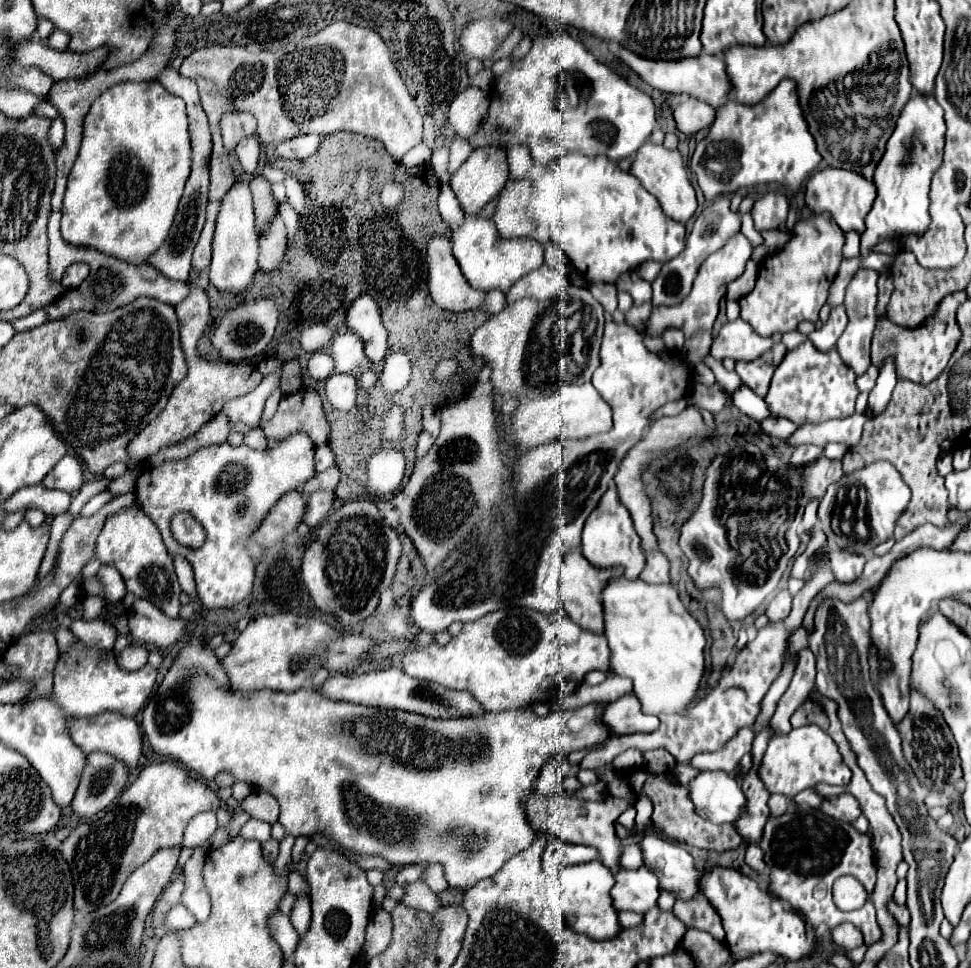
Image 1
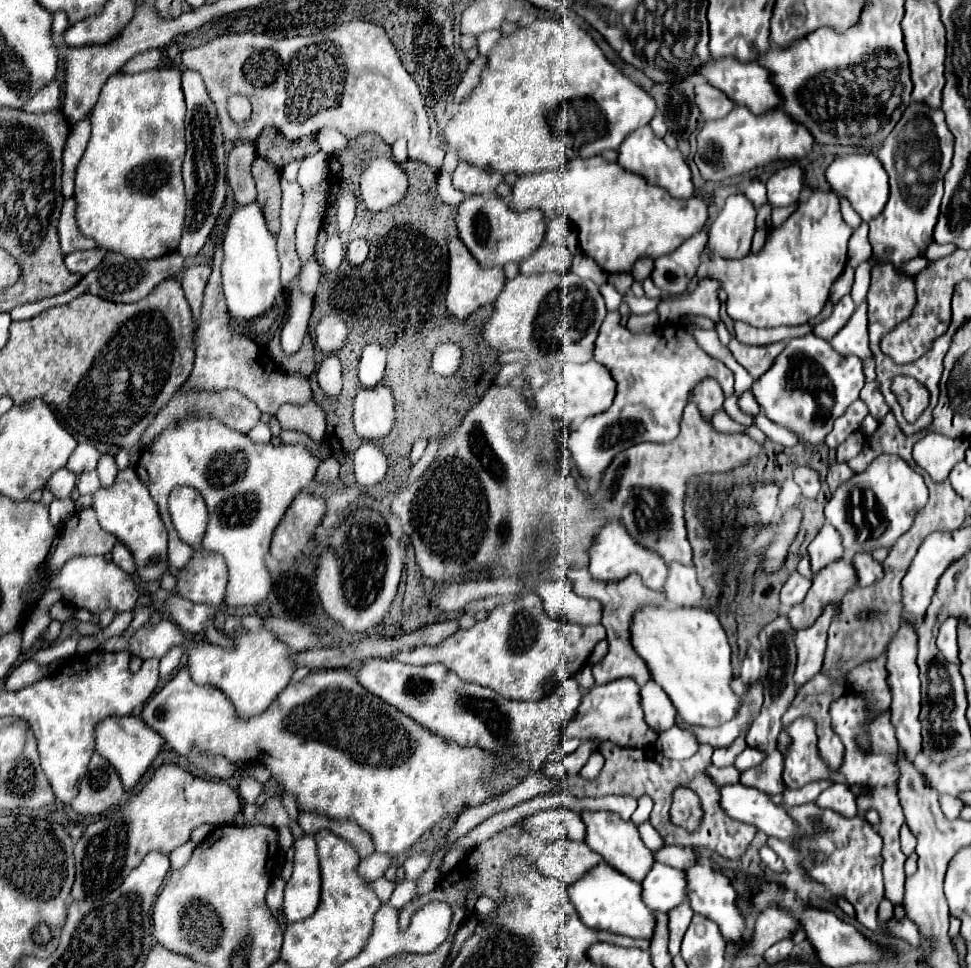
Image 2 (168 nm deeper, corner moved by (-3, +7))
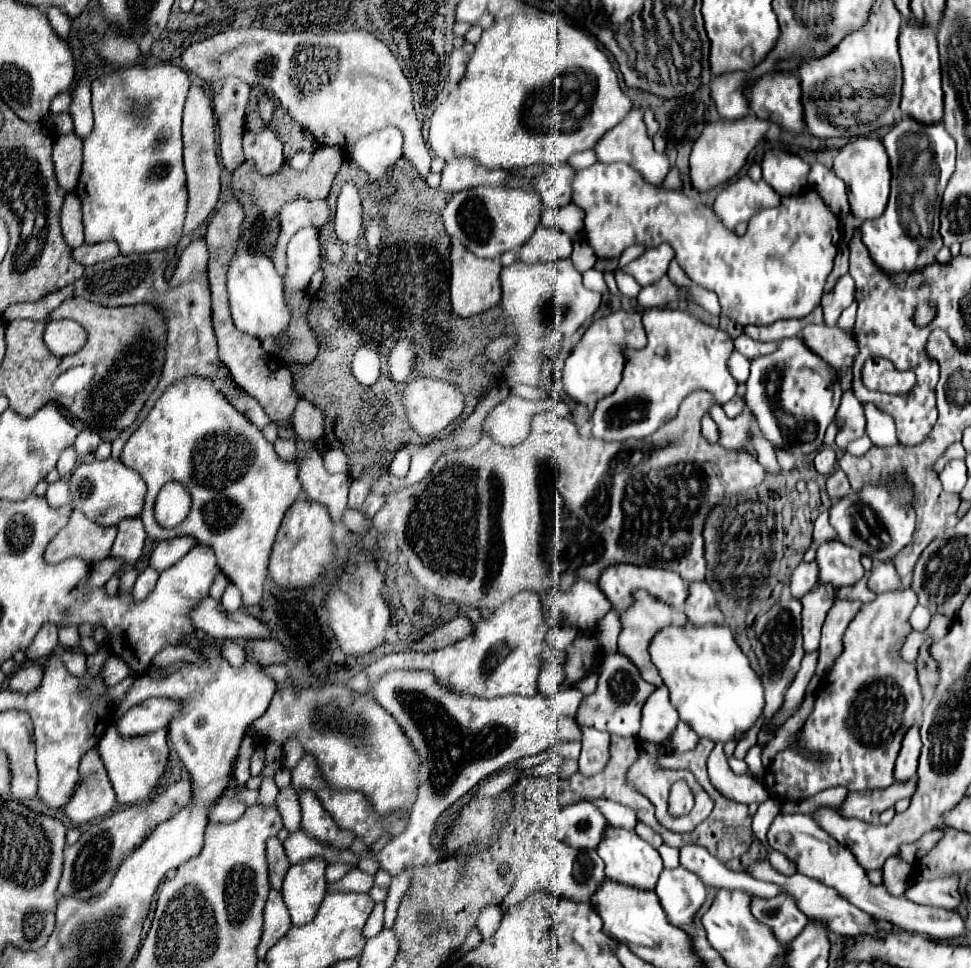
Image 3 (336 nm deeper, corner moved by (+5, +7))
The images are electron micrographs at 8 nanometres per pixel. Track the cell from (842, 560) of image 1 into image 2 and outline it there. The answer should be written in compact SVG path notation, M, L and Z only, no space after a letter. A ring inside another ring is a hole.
M858 552L852 556L850 564L856 570L856 578L860 586L870 586L878 578L882 578L882 564L876 562L868 552Z

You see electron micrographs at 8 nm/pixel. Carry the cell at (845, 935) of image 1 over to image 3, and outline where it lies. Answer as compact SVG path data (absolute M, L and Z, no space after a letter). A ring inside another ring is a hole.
M768 798L766 802L762 802L758 806L758 812L752 818L752 830L762 842L766 842L766 830L770 828L774 814L778 814L778 812L780 812L780 802L772 800L772 798Z

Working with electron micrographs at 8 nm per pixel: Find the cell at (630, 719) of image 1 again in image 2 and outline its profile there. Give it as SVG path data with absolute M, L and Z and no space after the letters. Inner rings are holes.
M648 682L646 686L640 688L640 706L646 724L652 730L660 732L674 726L674 716L676 716L674 704L670 702L670 698L664 694L660 686L654 686L654 682Z

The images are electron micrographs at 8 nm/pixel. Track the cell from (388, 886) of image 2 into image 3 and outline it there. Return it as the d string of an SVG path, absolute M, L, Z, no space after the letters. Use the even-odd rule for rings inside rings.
M352 866L350 872L332 884L328 884L326 892L368 892L372 886L372 876L368 872L362 872L358 866Z

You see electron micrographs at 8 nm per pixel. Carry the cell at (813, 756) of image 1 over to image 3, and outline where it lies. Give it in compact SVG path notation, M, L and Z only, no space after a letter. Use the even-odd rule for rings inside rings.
M908 586L900 592L880 594L874 602L868 602L860 608L860 612L854 616L854 620L848 624L844 632L844 648L840 656L834 660L832 668L820 678L814 708L798 732L798 742L804 744L804 750L808 754L820 756L820 760L804 756L798 748L786 748L778 752L766 768L762 780L770 796L798 802L832 786L844 786L848 790L884 790L896 782L894 762L900 752L902 738L912 726L920 724L924 704L922 690L918 684L916 662L906 662L900 656L902 644L906 636L912 632L908 618L916 604L918 598Z

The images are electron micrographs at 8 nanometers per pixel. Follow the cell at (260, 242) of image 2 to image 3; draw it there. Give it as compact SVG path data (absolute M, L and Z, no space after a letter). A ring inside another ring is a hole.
M238 246L228 268L228 296L234 324L244 334L250 334L258 340L276 340L286 334L288 324L292 320L292 308L284 296L282 276L276 272L268 256L256 256L244 246Z

